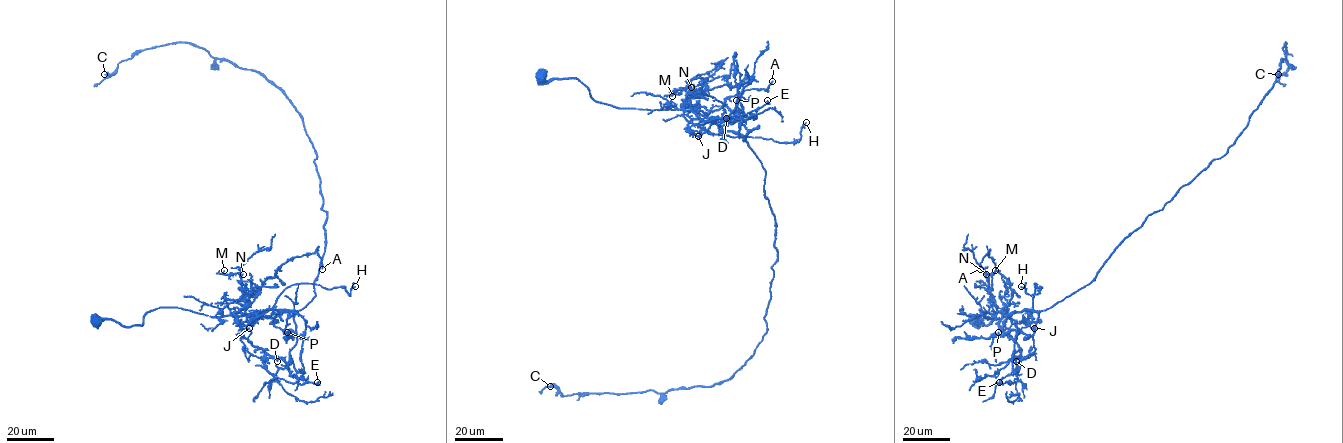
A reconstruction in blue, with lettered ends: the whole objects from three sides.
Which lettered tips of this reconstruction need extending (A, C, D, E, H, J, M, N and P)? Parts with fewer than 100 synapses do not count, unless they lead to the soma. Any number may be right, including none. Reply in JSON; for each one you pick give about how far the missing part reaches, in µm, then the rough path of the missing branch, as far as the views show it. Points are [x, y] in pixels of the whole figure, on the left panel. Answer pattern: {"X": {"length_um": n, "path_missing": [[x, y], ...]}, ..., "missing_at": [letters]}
{"missing_at": []}

